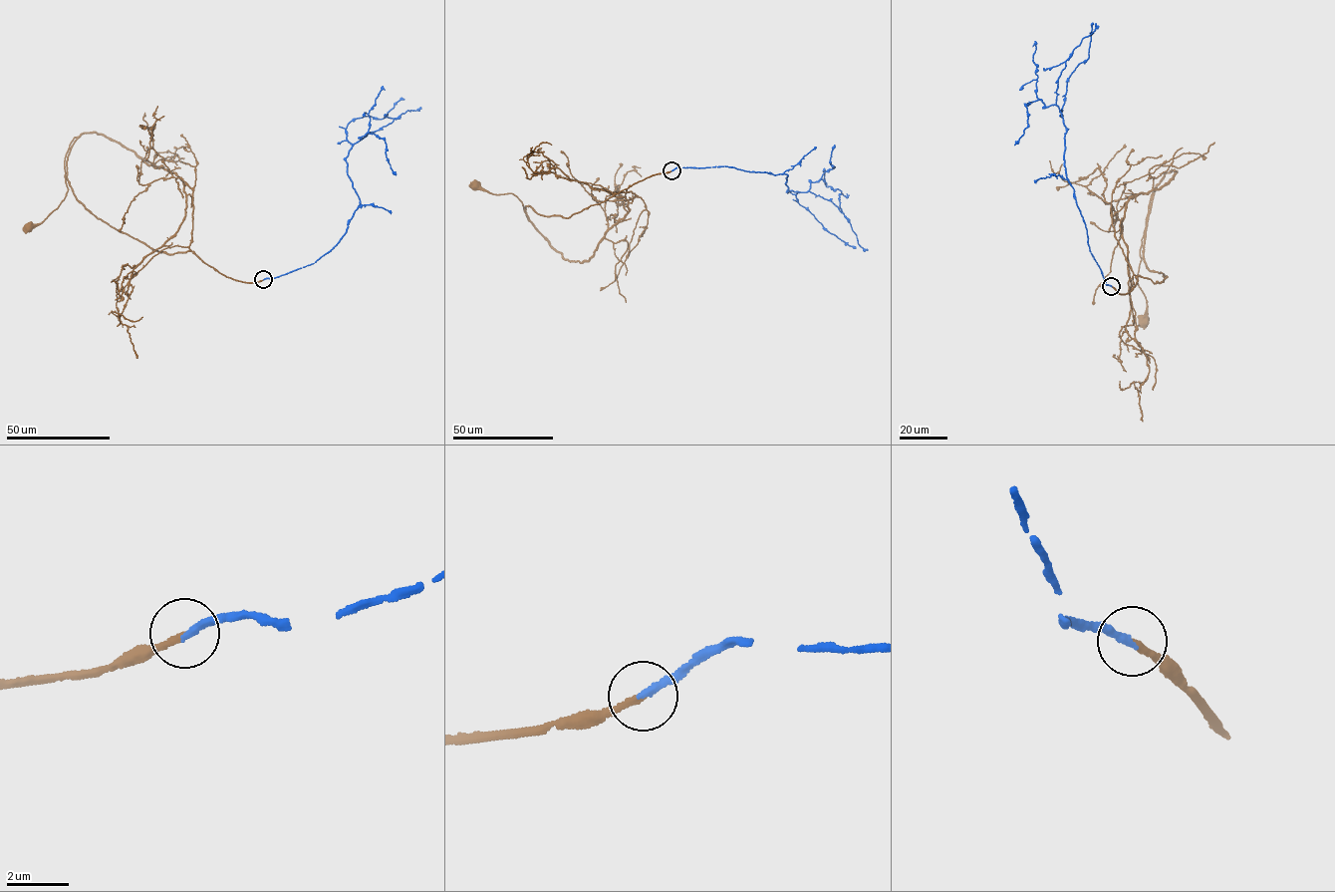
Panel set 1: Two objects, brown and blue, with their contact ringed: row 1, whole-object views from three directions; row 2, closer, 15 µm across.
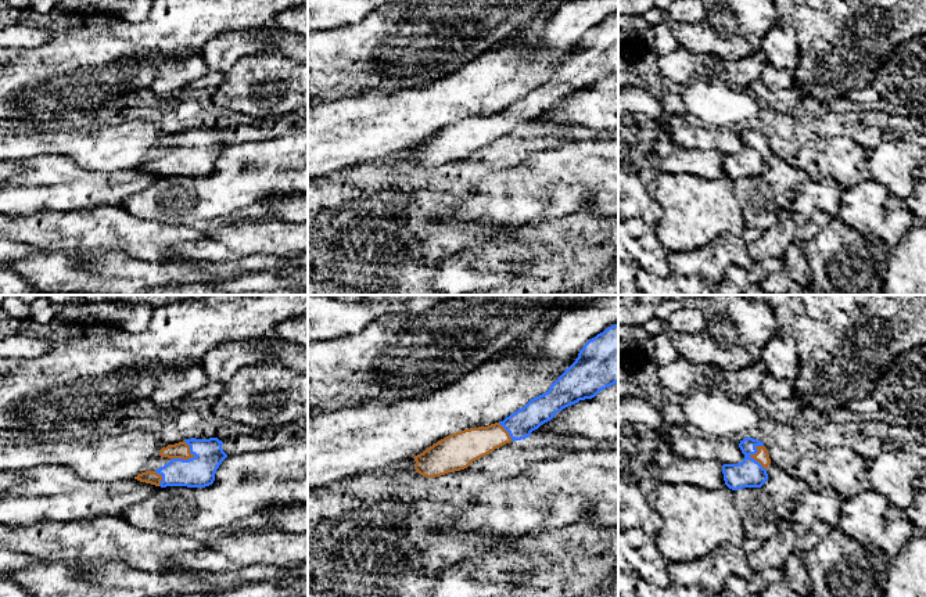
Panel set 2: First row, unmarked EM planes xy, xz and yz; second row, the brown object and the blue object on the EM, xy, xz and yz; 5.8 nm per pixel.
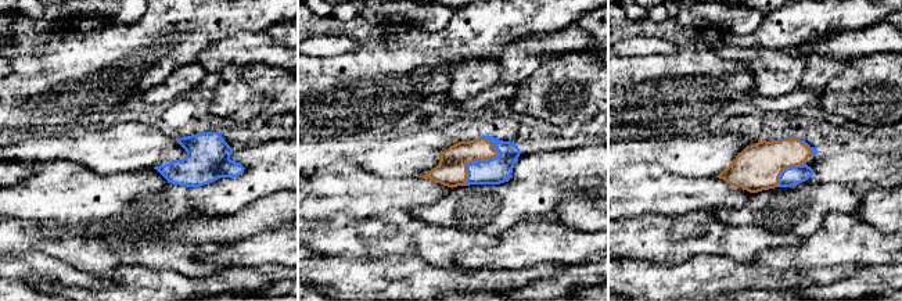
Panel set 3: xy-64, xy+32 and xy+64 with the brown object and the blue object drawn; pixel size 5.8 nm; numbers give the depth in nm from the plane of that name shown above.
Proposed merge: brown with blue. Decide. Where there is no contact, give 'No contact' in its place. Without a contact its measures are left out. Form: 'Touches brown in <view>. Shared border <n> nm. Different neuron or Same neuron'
Touches brown in xy. Shared border 150 nm. Same neuron

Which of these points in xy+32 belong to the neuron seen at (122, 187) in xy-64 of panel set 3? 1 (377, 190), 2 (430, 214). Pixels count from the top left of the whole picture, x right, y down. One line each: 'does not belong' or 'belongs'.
1: belongs
2: does not belong

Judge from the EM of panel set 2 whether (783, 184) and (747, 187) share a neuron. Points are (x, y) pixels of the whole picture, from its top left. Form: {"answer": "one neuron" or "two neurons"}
{"answer": "one neuron"}

